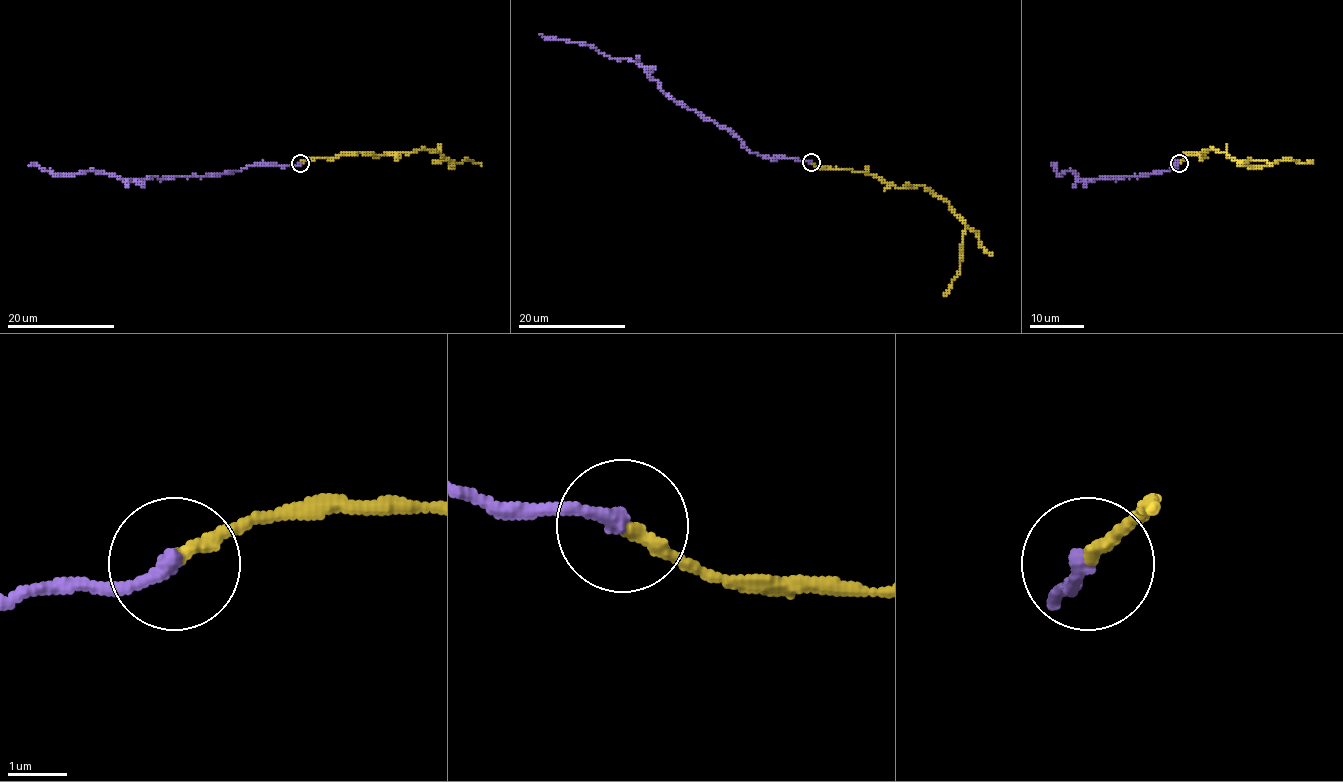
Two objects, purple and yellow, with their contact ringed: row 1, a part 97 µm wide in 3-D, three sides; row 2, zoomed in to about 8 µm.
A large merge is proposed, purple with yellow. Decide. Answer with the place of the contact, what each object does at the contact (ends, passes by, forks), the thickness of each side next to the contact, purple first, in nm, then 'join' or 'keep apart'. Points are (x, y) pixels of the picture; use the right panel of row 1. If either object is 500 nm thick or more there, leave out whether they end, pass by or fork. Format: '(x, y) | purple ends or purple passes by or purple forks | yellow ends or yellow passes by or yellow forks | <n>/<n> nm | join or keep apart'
(1179, 163) | purple ends | yellow ends | 240/240 nm | join

